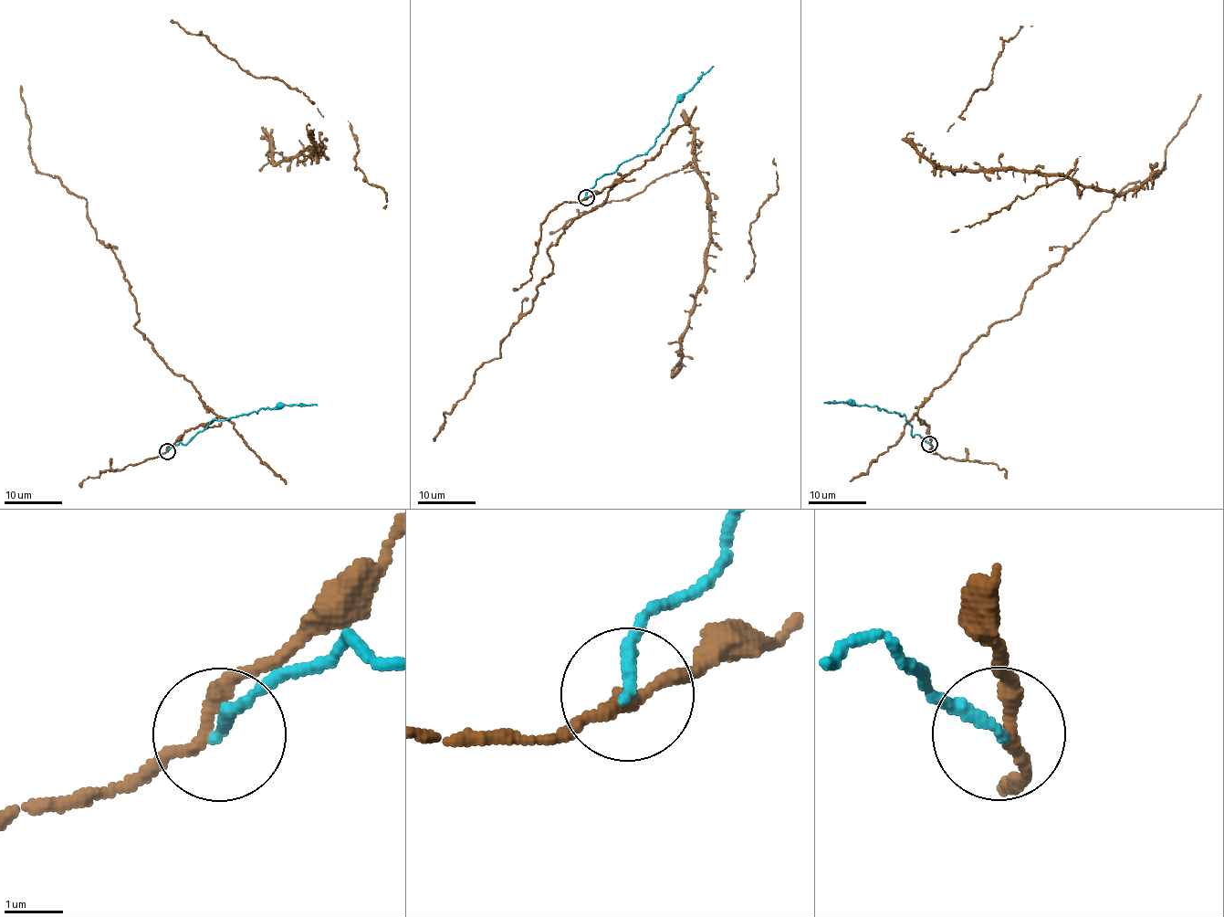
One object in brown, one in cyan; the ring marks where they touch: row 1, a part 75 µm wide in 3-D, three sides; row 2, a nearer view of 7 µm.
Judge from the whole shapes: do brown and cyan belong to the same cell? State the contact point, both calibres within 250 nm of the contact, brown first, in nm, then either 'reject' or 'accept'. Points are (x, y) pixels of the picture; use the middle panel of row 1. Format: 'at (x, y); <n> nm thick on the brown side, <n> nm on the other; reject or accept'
at (586, 197); 240 nm thick on the brown side, 240 nm on the other; reject

